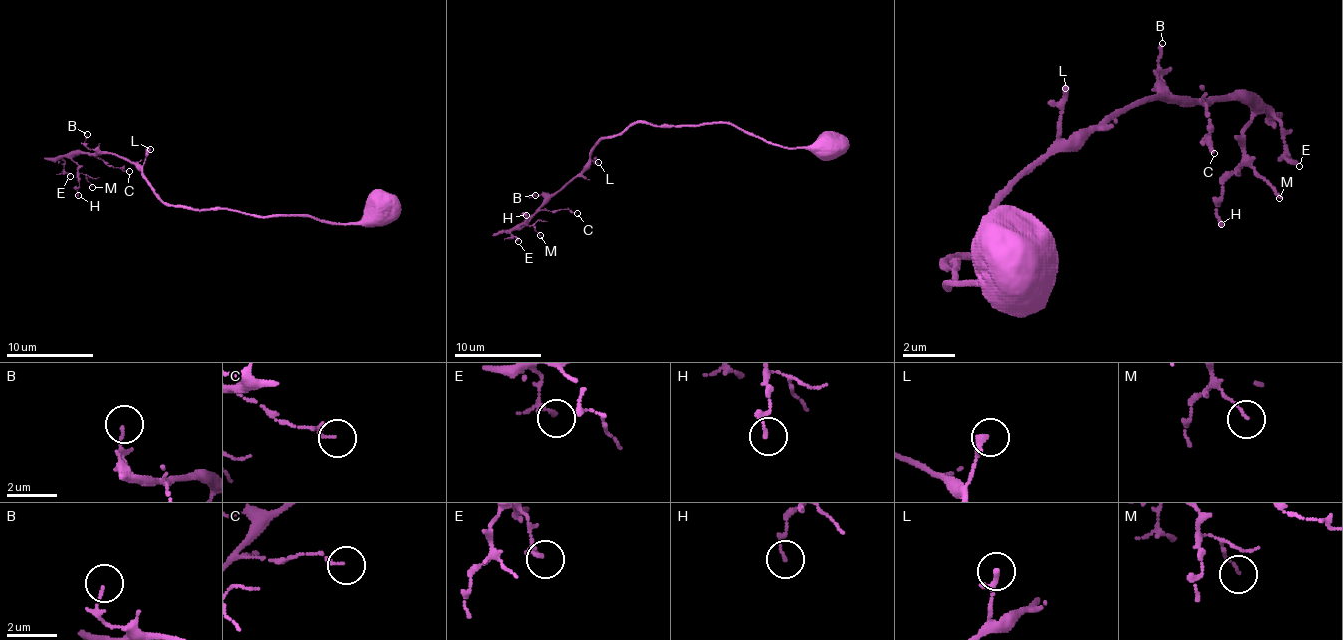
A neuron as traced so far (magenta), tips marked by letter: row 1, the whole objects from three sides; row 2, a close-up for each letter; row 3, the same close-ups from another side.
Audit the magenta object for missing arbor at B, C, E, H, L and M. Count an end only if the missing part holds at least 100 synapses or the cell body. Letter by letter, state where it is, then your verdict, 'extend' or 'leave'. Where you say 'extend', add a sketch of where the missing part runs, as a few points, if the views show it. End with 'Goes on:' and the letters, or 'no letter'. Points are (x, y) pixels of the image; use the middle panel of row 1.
B: place (535, 195); leave
C: place (577, 213); leave
E: place (518, 241); leave
H: place (526, 215); leave
L: place (598, 162); leave
M: place (540, 235); leave
Goes on: no letter

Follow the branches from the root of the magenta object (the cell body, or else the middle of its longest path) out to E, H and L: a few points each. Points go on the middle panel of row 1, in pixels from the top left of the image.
E: (832, 145), (771, 145), (729, 123), (631, 123), (605, 136), (588, 165), (511, 230), (518, 241)
H: (832, 145), (771, 145), (729, 123), (631, 123), (605, 136), (590, 162), (520, 226), (526, 215)
L: (832, 145), (836, 143), (771, 145), (729, 123), (631, 123), (592, 149), (590, 158), (598, 162)

